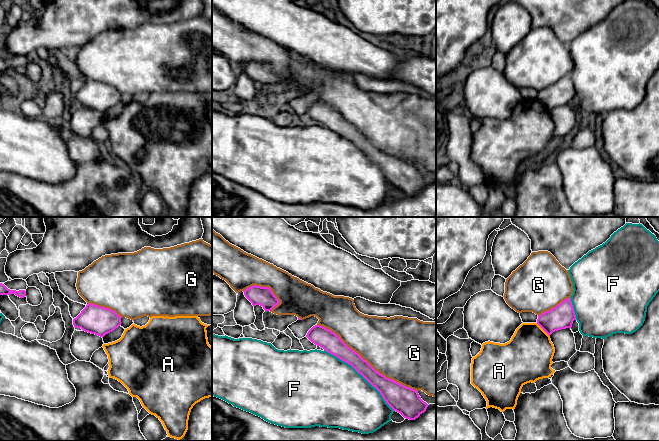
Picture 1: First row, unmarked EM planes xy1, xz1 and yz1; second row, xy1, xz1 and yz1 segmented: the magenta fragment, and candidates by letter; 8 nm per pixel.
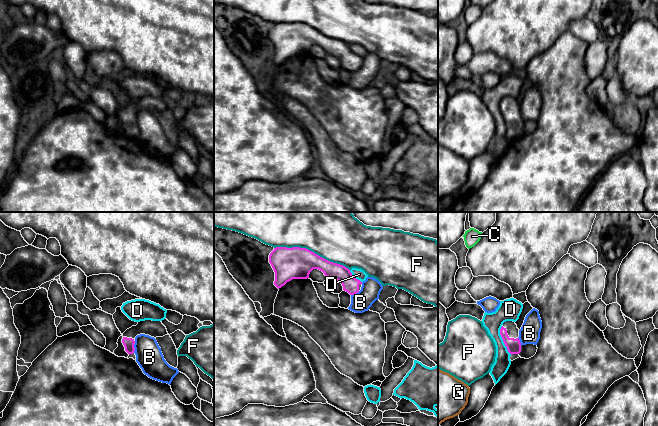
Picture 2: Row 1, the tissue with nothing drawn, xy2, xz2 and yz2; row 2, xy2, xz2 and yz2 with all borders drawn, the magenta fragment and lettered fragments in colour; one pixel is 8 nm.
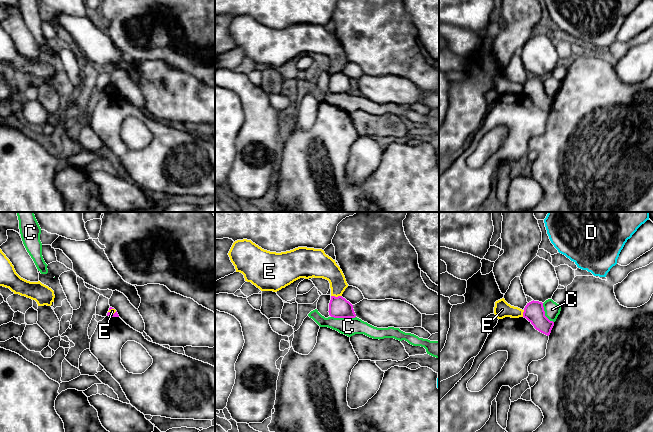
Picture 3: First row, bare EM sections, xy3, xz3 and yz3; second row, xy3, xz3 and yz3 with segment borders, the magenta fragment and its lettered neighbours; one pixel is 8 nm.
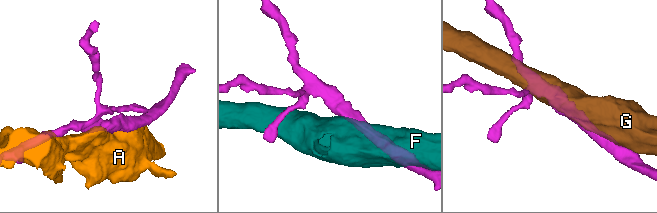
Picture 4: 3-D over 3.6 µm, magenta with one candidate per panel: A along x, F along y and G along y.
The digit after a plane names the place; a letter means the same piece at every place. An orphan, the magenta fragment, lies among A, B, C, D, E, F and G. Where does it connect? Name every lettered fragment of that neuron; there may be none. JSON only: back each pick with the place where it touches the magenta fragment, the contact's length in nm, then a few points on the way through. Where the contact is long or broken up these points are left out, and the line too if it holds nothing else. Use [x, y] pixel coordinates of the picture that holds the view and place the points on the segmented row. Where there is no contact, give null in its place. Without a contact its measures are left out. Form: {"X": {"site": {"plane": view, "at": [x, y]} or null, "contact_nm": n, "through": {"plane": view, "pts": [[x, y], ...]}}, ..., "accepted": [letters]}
{"accepted": []}

